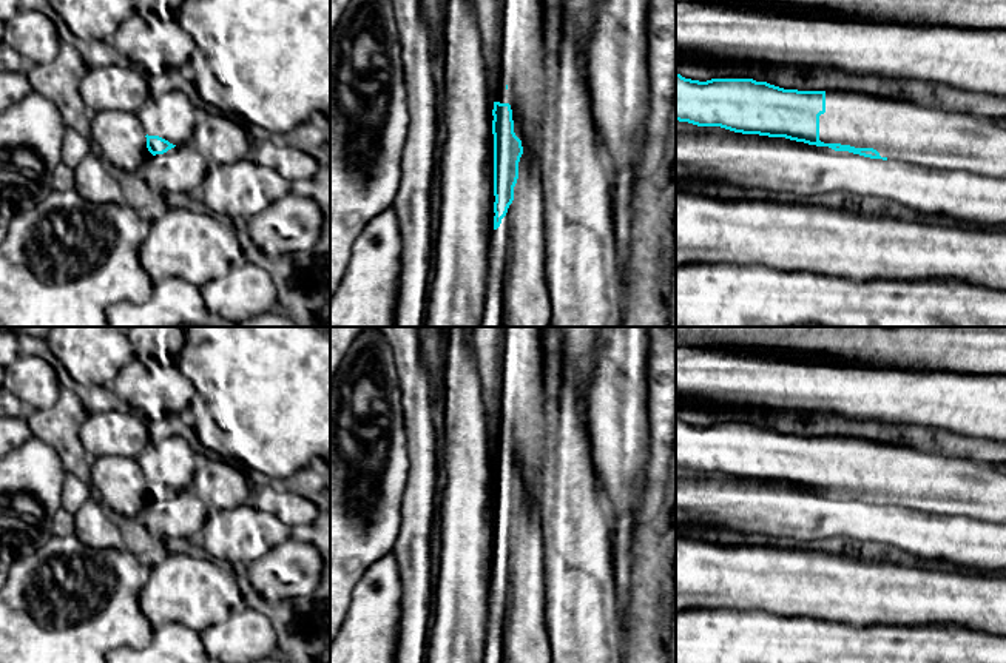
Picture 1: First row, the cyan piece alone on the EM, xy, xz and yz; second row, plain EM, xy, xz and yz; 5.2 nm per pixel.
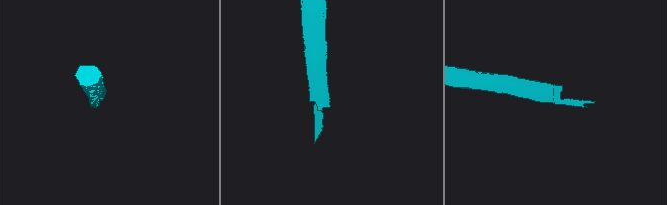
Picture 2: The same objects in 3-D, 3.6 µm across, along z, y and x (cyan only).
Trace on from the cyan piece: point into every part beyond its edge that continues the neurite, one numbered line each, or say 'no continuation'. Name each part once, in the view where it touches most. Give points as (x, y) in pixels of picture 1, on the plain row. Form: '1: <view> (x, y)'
1: yz (901, 475)

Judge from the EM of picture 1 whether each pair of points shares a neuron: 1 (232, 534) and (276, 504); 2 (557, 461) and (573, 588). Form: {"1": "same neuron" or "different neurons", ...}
{"1": "different neurons", "2": "same neuron"}

